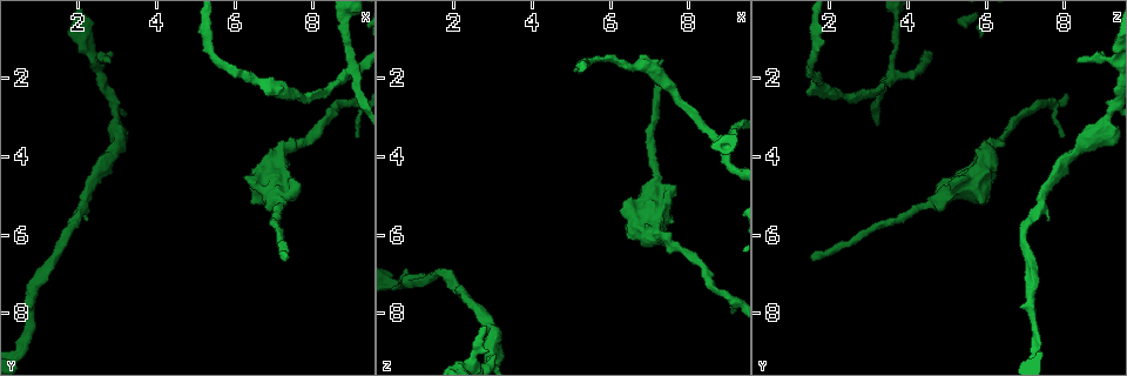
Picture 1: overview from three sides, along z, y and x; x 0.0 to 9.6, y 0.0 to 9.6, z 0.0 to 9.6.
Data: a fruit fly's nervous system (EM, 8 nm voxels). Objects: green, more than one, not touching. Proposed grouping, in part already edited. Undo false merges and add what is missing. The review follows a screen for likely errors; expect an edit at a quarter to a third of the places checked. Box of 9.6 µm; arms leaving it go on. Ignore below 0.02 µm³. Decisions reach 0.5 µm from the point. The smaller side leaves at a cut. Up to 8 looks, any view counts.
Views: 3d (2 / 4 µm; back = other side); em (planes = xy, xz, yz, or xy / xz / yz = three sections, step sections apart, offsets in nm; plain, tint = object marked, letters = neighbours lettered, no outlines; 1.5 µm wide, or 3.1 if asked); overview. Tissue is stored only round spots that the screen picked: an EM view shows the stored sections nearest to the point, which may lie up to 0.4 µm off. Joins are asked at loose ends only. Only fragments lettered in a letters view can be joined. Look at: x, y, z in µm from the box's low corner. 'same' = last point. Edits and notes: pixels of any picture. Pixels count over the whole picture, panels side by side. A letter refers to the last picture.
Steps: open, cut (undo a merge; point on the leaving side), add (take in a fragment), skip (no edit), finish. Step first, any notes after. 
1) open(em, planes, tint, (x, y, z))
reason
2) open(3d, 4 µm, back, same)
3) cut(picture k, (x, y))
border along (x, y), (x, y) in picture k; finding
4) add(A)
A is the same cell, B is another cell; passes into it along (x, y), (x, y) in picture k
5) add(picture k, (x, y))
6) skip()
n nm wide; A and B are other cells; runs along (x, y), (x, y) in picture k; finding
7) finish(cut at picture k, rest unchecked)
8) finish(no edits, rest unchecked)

open(em, planes, tint, (2.85, 1.60, 8.35))
branch stops here

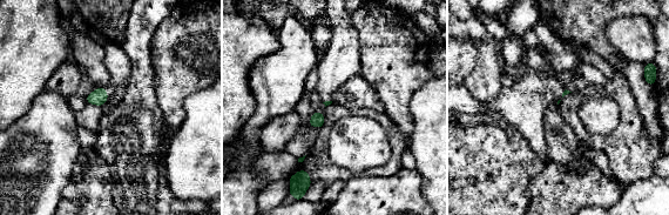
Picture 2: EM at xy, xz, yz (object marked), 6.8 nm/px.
open(em, planes, letters, same)
see the neighbours

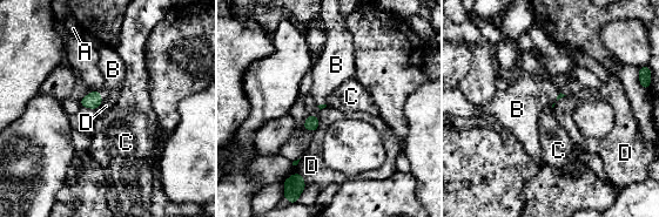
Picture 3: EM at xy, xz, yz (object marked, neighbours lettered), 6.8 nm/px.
add(B)
B is the same cell, A, C and D are other cells; passes into it along (93, 100), (100, 96), (113, 69) in picture 3; the neuron continues

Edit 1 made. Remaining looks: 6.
open(em, planes, letters, (8.80, 1.95, 3.70))

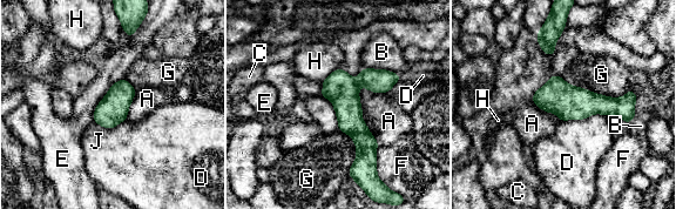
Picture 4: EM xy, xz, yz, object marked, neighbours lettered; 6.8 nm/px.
cut(picture 4, (376, 80))
200 nm wide; A, B, C, D, E, F, G, H and J are other cells; border along (355, 79), (358, 86) in picture 4; two neurons meet here

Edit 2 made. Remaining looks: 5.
open(3d, 2 µm, (7.40, 6.50, 1.50))
long arm stops here

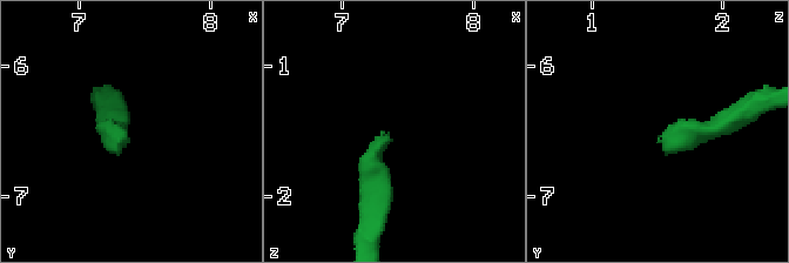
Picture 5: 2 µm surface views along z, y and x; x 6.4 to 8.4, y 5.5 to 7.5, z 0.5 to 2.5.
open(em, planes, tint, (7.36, 6.52, 1.56))

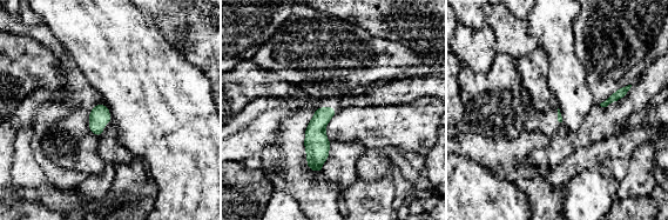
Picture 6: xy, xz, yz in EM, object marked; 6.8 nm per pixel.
open(em, planes, letters, same)
what lies round it

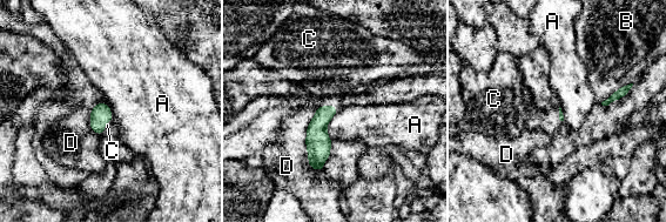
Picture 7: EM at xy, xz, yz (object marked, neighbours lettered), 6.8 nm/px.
add(C)
C is the same cell, A, B and D are other cells; passes into it along (317, 140), (335, 108), (350, 75) in picture 7; it goes on there

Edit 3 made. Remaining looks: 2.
finish(add at picture 3, cut at picture 4, add at picture 7, rest unchecked)

